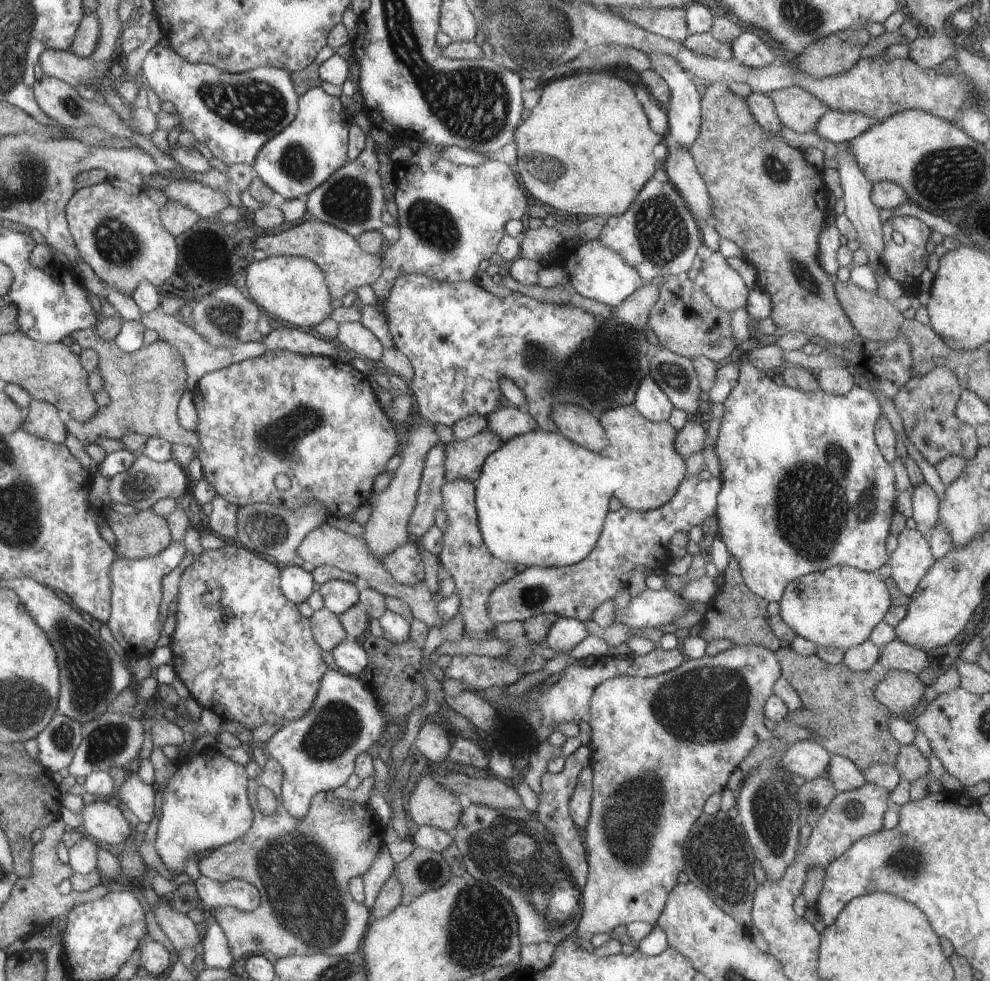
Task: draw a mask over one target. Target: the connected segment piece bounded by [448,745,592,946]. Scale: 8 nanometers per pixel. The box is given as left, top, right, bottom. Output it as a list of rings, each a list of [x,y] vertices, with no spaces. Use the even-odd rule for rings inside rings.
[[[582,745],[565,758],[562,772],[558,774],[544,772],[541,776],[542,794],[539,796],[539,808],[536,813],[518,809],[493,809],[484,805],[472,804],[462,812],[458,826],[448,831],[454,844],[463,854],[463,861],[473,878],[492,884],[496,890],[504,892],[512,904],[516,904],[519,922],[519,939],[523,945],[550,943],[559,945],[571,936],[579,926],[583,916],[581,898],[583,888],[587,886],[590,864],[587,860],[586,843],[582,840],[582,831],[575,825],[569,808],[571,796],[575,790],[580,772],[589,768],[592,749]]]

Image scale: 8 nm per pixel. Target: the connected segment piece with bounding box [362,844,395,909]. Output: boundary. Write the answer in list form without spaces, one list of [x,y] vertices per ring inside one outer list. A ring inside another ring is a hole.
[[[386,844],[380,849],[379,855],[375,858],[375,863],[368,869],[368,872],[362,876],[365,882],[365,901],[363,902],[371,909],[376,902],[382,885],[385,880],[395,870],[395,863],[388,851]]]

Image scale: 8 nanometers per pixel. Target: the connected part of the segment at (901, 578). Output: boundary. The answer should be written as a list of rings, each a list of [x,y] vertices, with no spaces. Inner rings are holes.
[[[906,528],[897,539],[897,548],[889,560],[891,577],[898,588],[911,597],[936,560],[927,536],[917,529]]]

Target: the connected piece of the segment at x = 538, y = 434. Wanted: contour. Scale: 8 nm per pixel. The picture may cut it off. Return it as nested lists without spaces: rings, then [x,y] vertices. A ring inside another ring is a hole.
[[[540,428],[532,432],[521,434],[503,442],[503,446],[497,448],[486,462],[483,464],[482,474],[475,480],[475,506],[478,508],[479,528],[482,530],[483,540],[491,553],[501,561],[510,562],[510,564],[526,564],[527,567],[565,567],[579,563],[587,558],[595,547],[598,546],[599,536],[602,534],[604,518],[608,514],[608,502],[612,498],[612,490],[619,488],[619,476],[614,470],[613,460],[606,457],[604,453],[594,452],[591,449],[584,448],[583,445],[576,444],[568,440],[560,432],[545,431]]]

